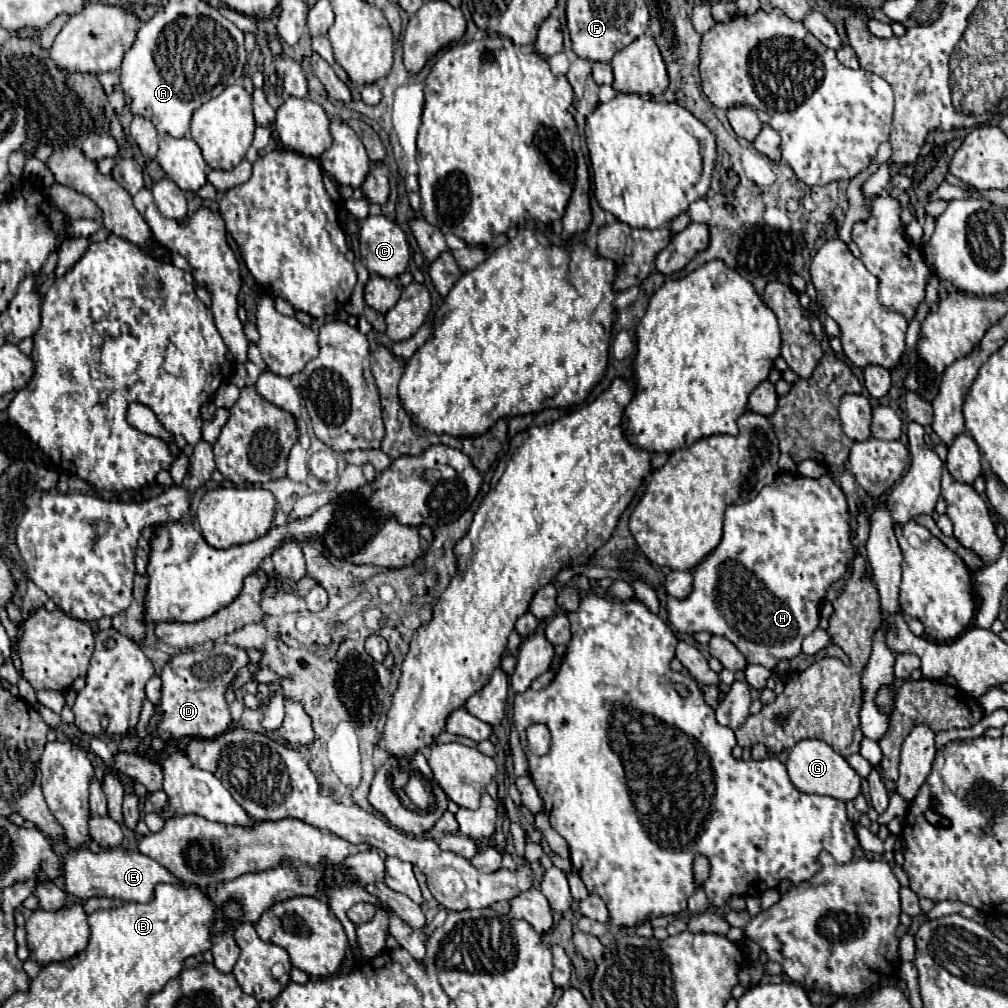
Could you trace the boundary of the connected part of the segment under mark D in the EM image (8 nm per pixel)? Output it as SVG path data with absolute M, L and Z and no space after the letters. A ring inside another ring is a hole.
M205 643L177 653L161 673L163 701L155 705L149 733L159 727L163 739L167 739L167 733L171 733L171 737L191 739L213 739L223 735L231 725L231 711L225 701L225 689L235 673L247 663L249 657L245 649L225 643Z

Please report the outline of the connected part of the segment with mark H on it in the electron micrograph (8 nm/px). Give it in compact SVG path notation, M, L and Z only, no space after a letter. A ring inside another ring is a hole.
M779 471L773 483L765 485L753 501L727 507L723 539L693 569L693 591L685 599L665 599L669 623L687 635L707 631L727 637L749 663L775 669L781 659L799 655L801 641L819 627L819 607L829 587L845 575L847 561L857 555L851 537L851 513L845 493L829 475L811 479Z

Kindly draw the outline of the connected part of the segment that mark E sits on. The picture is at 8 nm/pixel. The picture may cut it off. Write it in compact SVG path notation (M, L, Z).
M85 847L77 849L77 851L69 851L65 855L65 863L63 863L63 877L65 877L65 891L79 899L105 895L105 897L135 901L135 903L149 903L153 899L155 885L159 885L159 883L183 885L169 869L165 869L151 857L147 857L139 851L121 849L121 847L105 849L101 853L91 853Z

